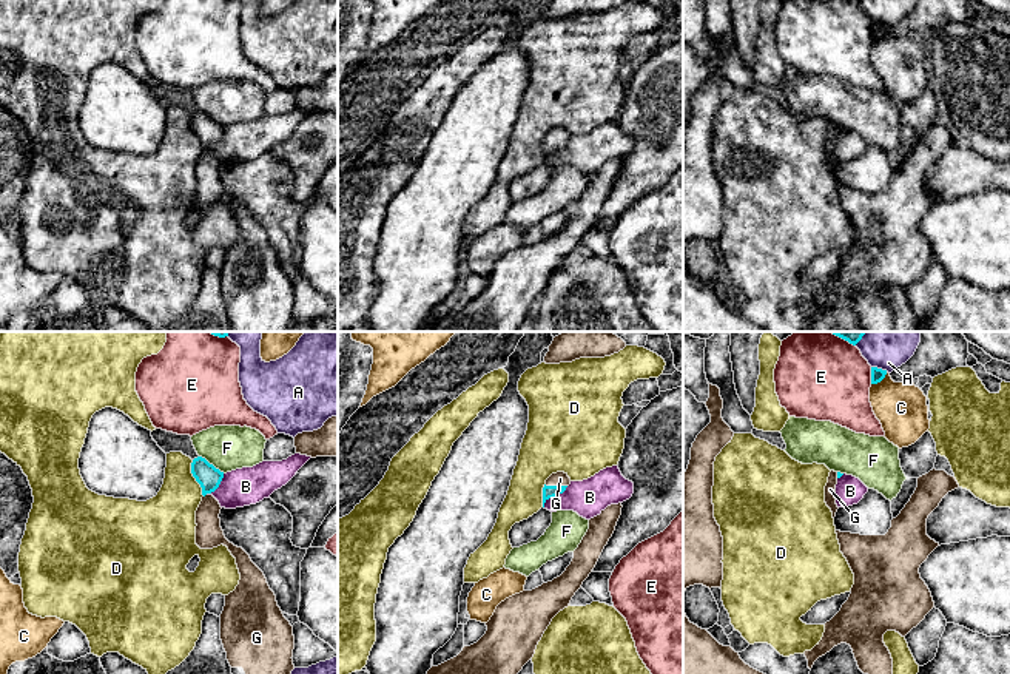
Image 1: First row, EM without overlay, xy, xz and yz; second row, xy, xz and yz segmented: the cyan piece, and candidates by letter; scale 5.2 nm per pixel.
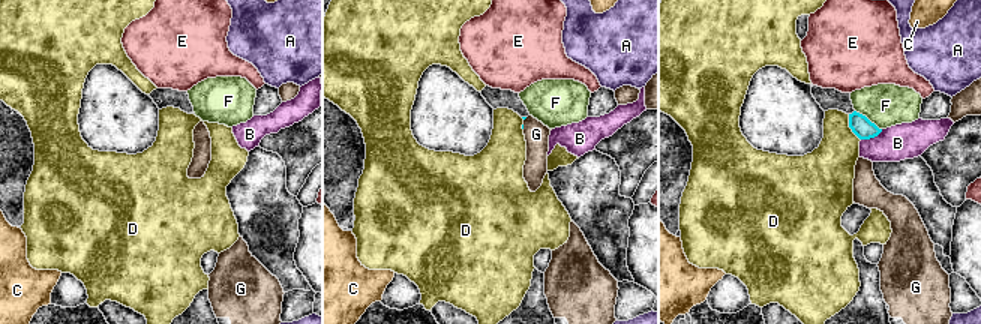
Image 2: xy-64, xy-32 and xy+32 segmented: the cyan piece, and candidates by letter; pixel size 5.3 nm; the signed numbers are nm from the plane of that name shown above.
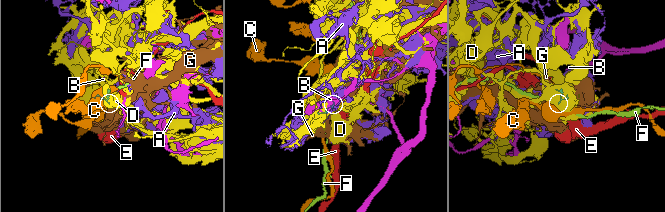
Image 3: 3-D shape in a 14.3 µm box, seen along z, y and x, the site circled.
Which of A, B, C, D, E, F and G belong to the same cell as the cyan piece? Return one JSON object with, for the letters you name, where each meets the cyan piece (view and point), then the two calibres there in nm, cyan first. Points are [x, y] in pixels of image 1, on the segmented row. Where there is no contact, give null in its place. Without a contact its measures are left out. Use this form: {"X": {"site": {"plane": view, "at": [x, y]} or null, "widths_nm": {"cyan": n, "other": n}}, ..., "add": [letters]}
{"G": {"site": {"plane": "xz", "at": [555, 486]}, "widths_nm": {"cyan": 60, "other": 80}}, "add": ["G"]}

